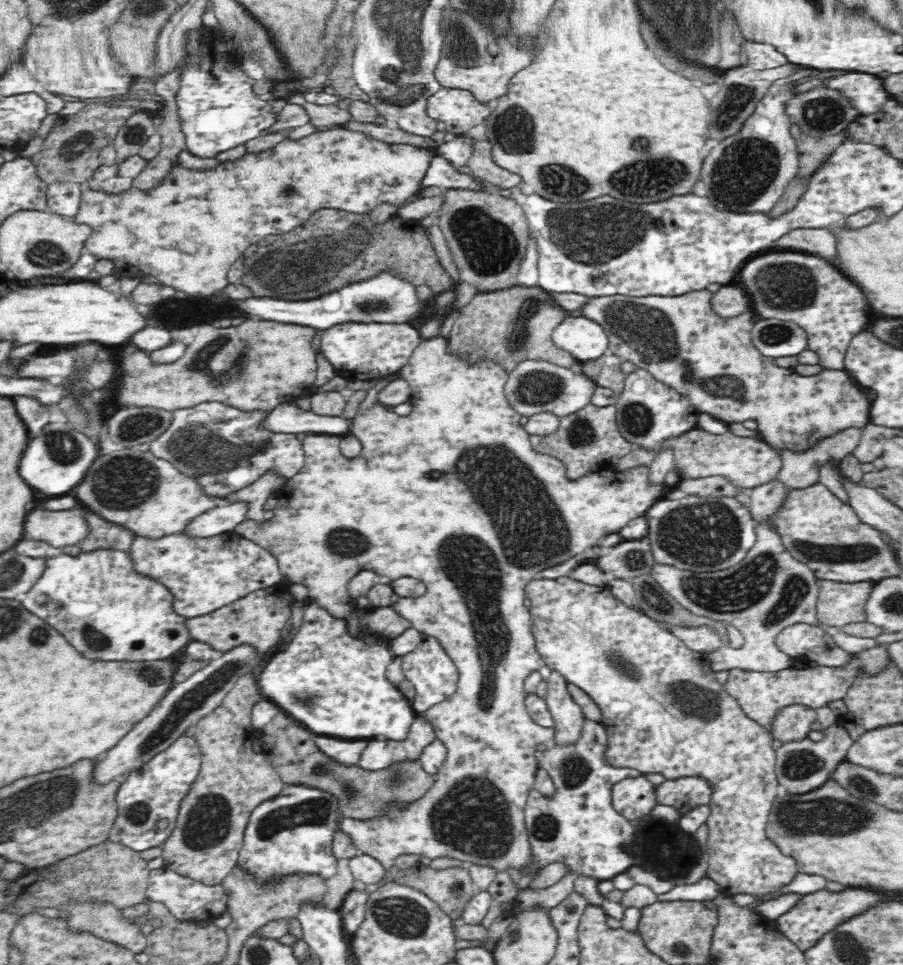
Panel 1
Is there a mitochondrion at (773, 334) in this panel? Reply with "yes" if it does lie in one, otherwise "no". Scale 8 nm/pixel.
yes

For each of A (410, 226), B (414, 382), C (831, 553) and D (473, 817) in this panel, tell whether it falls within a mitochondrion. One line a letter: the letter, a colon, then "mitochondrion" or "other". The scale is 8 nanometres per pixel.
A: other
B: other
C: mitochondrion
D: mitochondrion

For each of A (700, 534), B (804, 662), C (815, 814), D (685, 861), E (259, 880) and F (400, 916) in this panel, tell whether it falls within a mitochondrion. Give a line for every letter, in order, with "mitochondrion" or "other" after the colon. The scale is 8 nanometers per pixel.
A: mitochondrion
B: other
C: mitochondrion
D: other
E: other
F: mitochondrion

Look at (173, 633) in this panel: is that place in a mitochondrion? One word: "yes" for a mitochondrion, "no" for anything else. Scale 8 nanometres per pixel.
no

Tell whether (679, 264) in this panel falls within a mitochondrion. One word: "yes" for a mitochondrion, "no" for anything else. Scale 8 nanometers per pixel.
no

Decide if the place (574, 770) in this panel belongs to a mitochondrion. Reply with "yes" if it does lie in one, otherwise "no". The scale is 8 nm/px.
yes

